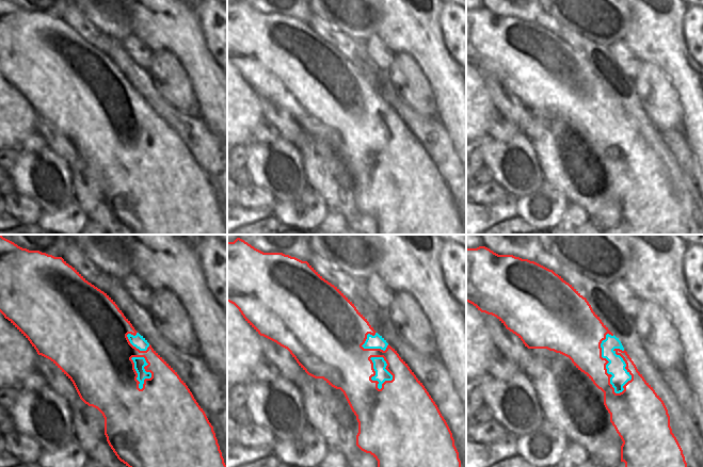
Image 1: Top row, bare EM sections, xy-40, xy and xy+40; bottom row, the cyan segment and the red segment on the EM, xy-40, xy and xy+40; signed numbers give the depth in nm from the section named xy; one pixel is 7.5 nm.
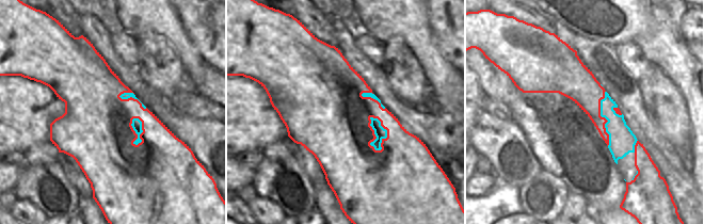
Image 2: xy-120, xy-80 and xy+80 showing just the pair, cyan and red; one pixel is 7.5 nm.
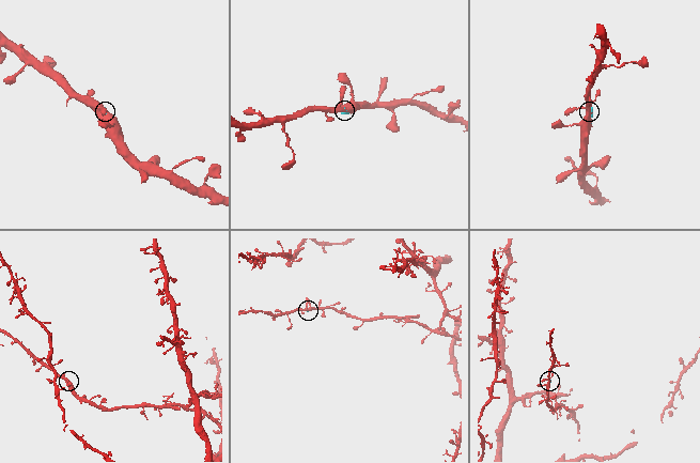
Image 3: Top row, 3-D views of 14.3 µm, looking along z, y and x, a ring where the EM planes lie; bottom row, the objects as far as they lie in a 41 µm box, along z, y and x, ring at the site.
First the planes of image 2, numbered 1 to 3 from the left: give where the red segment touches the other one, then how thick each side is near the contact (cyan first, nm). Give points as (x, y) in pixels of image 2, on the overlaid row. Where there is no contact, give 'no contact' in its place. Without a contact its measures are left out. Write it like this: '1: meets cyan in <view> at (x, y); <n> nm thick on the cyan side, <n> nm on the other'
1: meets cyan in xy-120 at (134, 130); 80 nm thick on the cyan side, 460 nm on the other
2: meets cyan in xy-80 at (376, 136); 90 nm thick on the cyan side, 440 nm on the other
3: meets cyan in xy+80 at (604, 116); 200 nm thick on the cyan side, 240 nm on the other

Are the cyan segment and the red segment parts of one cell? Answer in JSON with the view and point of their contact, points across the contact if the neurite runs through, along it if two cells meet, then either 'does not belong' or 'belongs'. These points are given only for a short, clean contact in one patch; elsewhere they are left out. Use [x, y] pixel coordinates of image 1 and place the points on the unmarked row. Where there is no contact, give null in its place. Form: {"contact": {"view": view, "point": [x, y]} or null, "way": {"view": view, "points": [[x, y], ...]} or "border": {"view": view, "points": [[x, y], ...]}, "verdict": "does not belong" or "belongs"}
{"contact": {"view": "xy+40", "point": [606, 126]}, "verdict": "does not belong"}

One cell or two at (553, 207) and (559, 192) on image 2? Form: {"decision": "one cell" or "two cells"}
{"decision": "one cell"}

